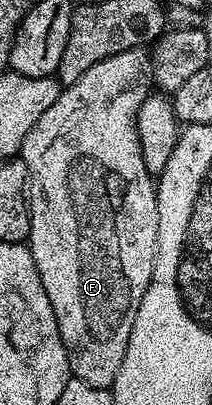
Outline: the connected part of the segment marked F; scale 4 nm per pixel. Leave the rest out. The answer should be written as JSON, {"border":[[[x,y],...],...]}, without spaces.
{"border":[[[144,47],[123,50],[119,54],[111,54],[111,58],[103,58],[103,62],[95,62],[83,78],[74,84],[62,87],[59,98],[43,110],[39,122],[31,126],[27,138],[23,138],[19,159],[27,166],[29,182],[29,253],[35,258],[35,270],[39,270],[39,278],[43,282],[43,290],[47,290],[47,298],[51,302],[51,310],[55,310],[55,322],[59,326],[59,334],[63,338],[63,346],[67,350],[70,373],[76,379],[87,382],[87,386],[112,389],[115,374],[119,374],[119,365],[123,362],[123,354],[127,354],[127,338],[131,338],[131,326],[135,326],[135,314],[139,314],[139,302],[143,302],[143,294],[147,294],[147,286],[151,282],[151,274],[157,257],[157,239],[159,238],[159,206],[157,205],[157,185],[152,173],[143,162],[143,154],[137,137],[137,115],[142,102],[151,95],[151,56]]]}

